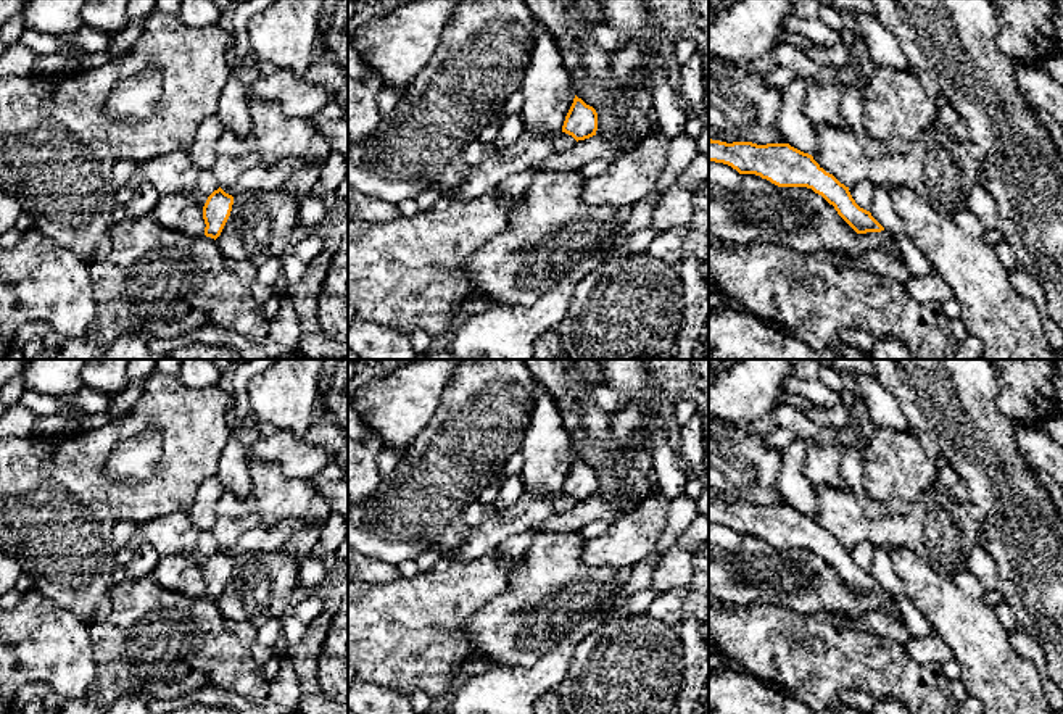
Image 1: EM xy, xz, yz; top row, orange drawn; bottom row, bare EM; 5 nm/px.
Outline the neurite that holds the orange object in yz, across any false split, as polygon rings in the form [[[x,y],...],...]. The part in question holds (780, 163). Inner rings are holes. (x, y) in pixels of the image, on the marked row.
[[[709,137],[709,161],[728,164],[739,174],[760,176],[778,187],[812,189],[833,205],[857,234],[884,230],[870,211],[855,203],[849,187],[826,172],[812,155],[789,143],[726,143]]]

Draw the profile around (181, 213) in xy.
[[[190,193],[164,195],[151,211],[151,216],[166,229],[190,237],[205,235],[203,208]]]

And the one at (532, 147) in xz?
[[[523,132],[517,142],[490,150],[488,156],[470,168],[465,179],[448,195],[459,200],[474,200],[493,192],[514,174],[533,169],[554,155],[552,137],[540,132]]]

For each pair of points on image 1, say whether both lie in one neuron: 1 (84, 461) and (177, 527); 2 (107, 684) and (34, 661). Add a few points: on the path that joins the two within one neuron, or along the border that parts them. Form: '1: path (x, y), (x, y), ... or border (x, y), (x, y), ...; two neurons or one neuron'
1: border (187, 510), (174, 510), (150, 518), (139, 526); two neurons
2: border (92, 643), (95, 680), (79, 697); two neurons

